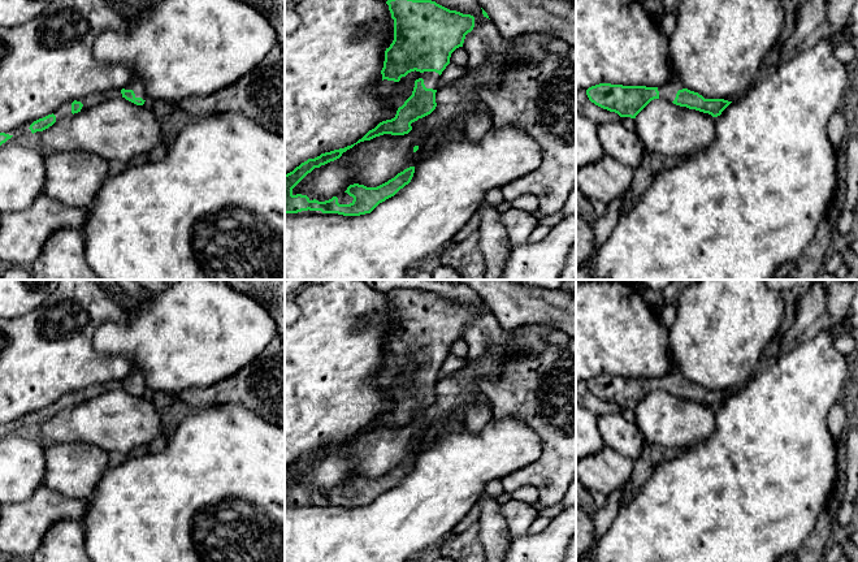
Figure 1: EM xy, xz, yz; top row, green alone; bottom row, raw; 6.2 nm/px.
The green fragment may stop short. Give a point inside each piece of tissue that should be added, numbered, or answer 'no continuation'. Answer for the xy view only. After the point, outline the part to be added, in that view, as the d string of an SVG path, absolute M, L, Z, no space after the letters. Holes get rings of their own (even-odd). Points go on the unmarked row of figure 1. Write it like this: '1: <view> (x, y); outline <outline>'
1: xy (137, 376); outline M135 369L134 372L131 372L126 379L124 379L125 381L133 381L135 385L135 389L142 389L143 392L147 390L147 385L146 385L146 377L144 375Z

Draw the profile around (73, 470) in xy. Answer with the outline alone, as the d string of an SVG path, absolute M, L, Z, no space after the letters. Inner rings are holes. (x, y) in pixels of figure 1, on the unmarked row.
M90 444L47 446L43 485L69 498L88 500L114 458Z

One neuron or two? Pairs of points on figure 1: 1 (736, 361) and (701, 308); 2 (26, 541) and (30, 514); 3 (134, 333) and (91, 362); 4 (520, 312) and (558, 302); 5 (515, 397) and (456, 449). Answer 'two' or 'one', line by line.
1: one
2: one
3: two
4: one
5: two

